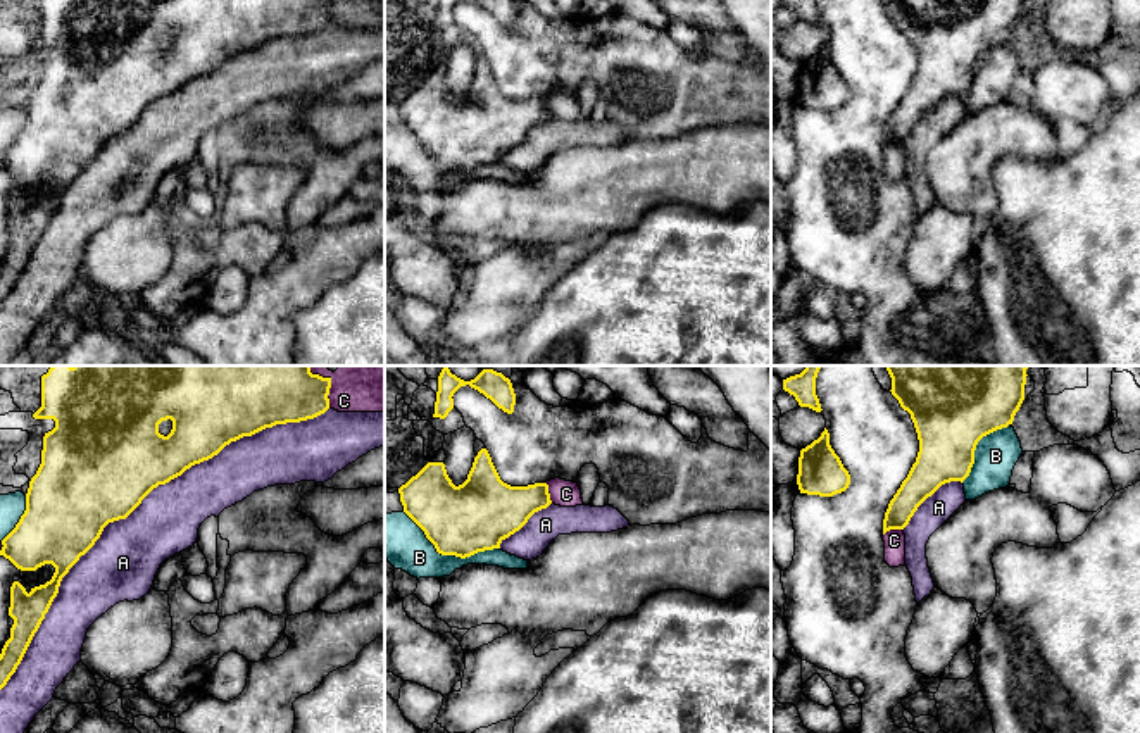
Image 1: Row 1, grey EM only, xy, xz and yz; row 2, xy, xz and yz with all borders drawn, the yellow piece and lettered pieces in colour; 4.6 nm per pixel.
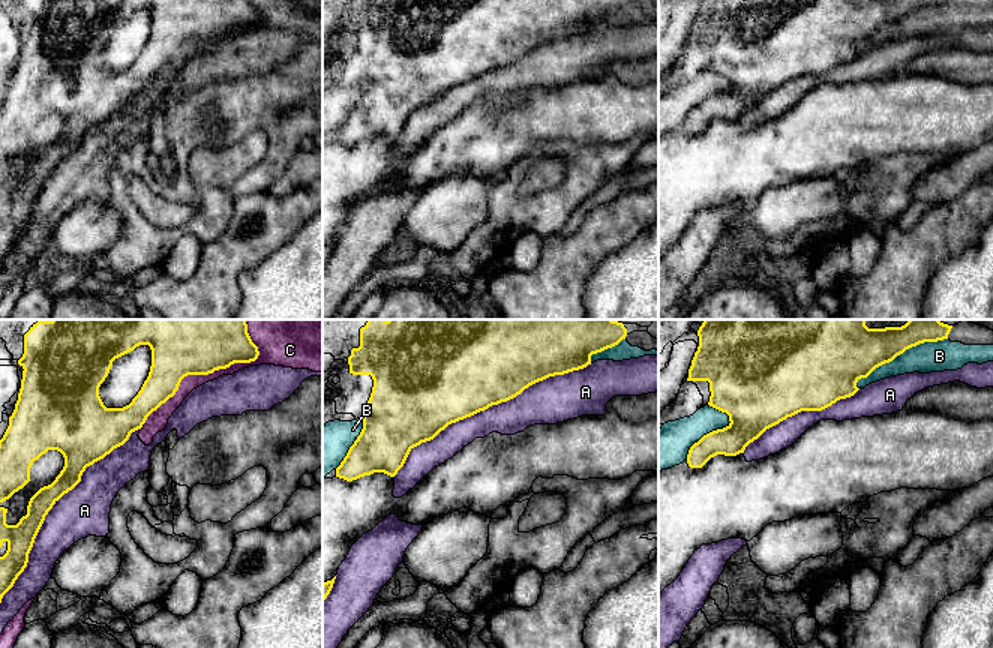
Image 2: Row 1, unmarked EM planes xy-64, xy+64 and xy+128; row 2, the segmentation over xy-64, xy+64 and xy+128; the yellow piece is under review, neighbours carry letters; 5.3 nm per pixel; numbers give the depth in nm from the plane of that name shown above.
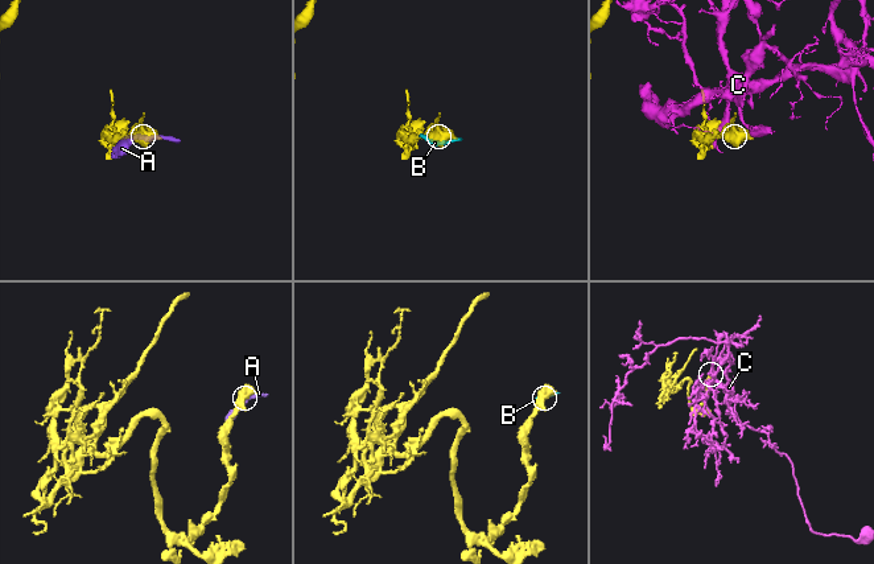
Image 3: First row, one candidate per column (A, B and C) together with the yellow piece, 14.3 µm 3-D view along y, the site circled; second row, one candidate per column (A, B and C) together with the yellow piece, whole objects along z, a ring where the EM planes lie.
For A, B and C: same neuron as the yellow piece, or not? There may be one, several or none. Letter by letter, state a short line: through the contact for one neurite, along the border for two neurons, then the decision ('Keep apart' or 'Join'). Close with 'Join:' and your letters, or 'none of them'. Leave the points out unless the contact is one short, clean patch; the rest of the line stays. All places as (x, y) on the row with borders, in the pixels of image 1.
A: Keep apart
B: Keep apart
C: Keep apart
Join: none of them

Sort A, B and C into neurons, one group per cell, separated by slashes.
A B / C

